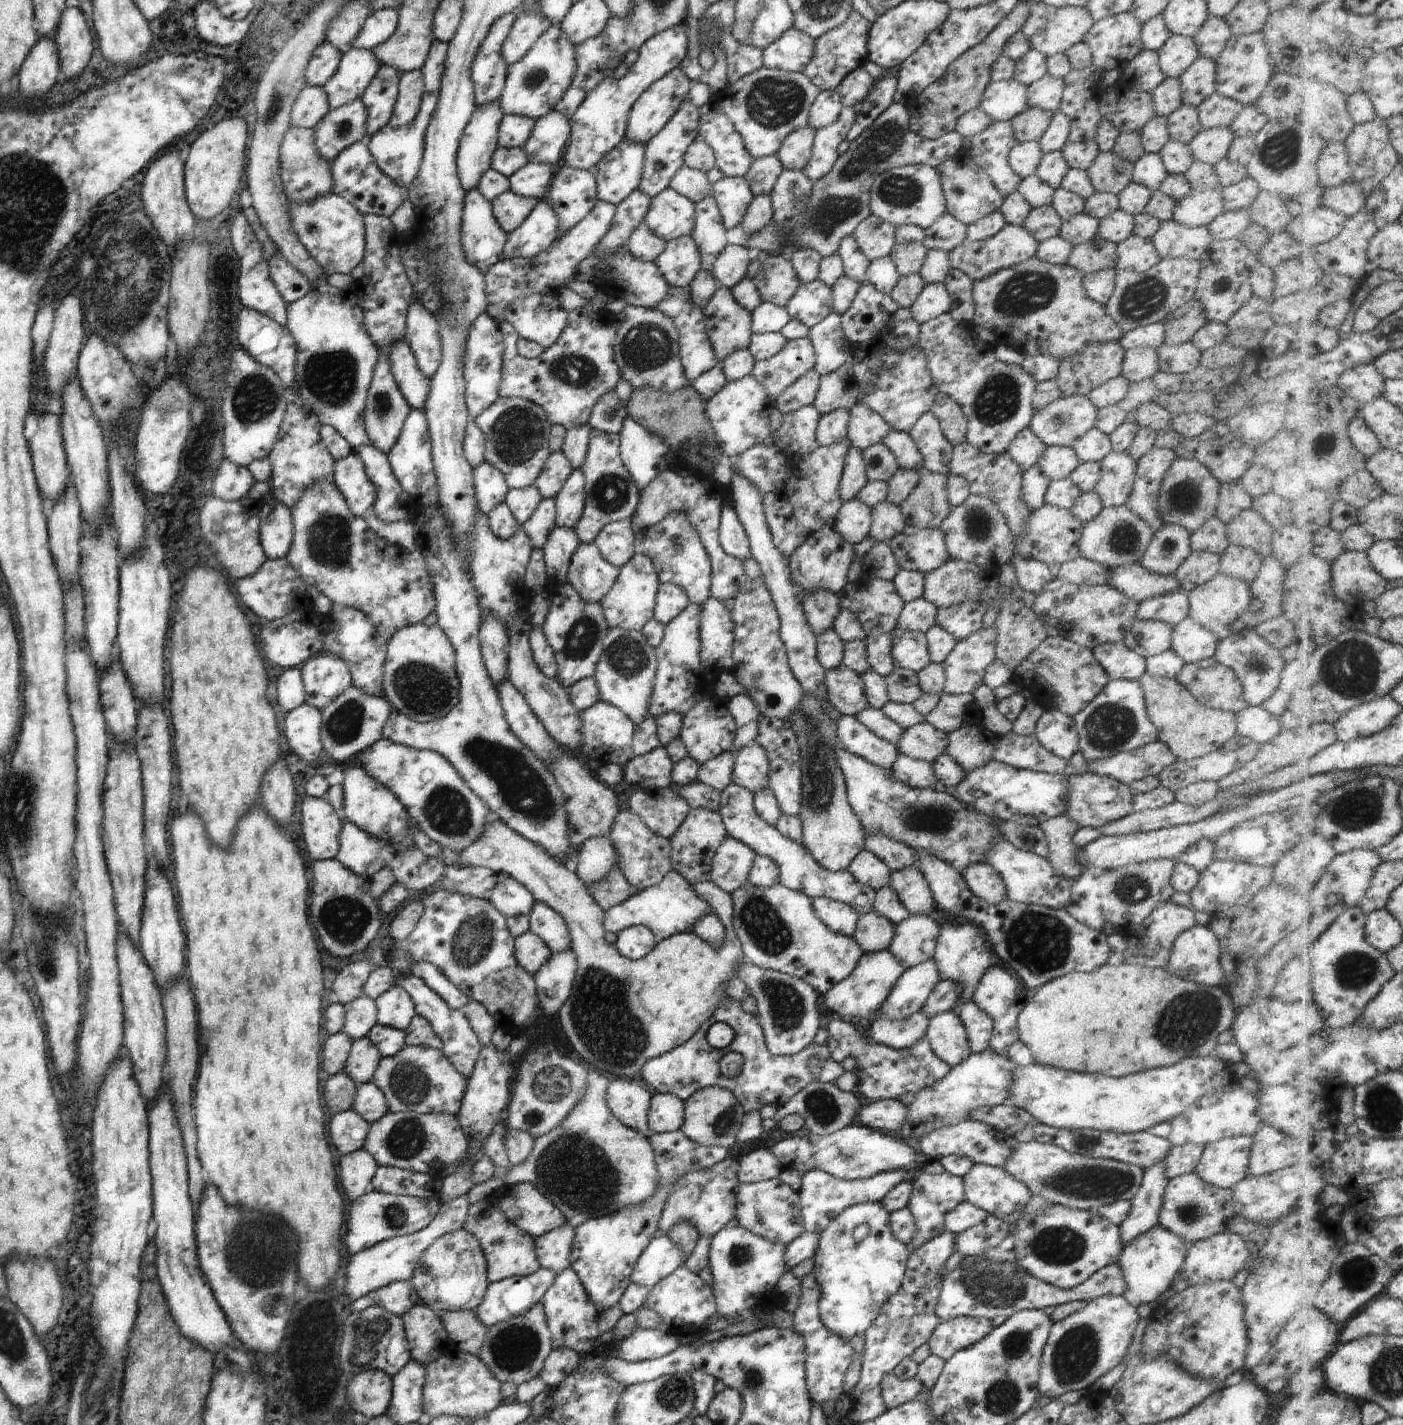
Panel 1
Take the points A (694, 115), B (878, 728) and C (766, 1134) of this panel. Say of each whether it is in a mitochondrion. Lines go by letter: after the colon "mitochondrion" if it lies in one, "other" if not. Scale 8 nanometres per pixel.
A: other
B: other
C: other

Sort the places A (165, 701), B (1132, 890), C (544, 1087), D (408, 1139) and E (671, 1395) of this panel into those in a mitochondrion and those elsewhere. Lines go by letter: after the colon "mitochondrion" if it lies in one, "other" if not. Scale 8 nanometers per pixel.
A: other
B: mitochondrion
C: mitochondrion
D: mitochondrion
E: mitochondrion

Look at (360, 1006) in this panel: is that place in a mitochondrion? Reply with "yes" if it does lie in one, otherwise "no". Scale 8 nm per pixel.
no

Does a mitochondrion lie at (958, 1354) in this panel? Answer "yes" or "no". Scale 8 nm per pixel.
no

